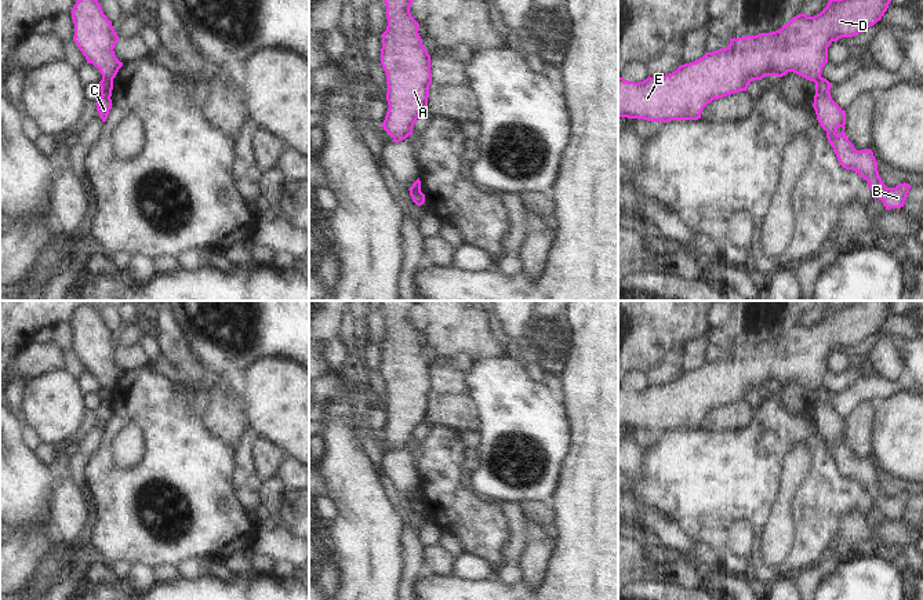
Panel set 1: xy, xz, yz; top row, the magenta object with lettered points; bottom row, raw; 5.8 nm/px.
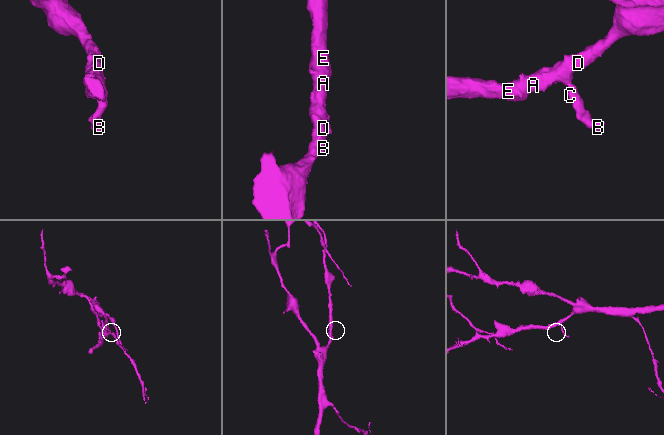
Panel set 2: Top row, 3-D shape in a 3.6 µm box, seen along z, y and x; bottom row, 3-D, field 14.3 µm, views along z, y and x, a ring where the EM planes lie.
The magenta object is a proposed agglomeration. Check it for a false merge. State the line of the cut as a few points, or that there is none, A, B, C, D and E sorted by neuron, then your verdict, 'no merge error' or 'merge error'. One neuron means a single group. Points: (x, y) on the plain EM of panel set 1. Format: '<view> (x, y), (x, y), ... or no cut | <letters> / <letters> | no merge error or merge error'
xy (102, 386), (112, 388) | A D E / B C | merge error

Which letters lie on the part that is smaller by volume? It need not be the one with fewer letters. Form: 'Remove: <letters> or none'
Remove: B, C

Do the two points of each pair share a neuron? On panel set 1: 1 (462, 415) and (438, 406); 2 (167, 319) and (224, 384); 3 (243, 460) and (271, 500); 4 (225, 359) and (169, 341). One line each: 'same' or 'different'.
1: same
2: same
3: different
4: different

